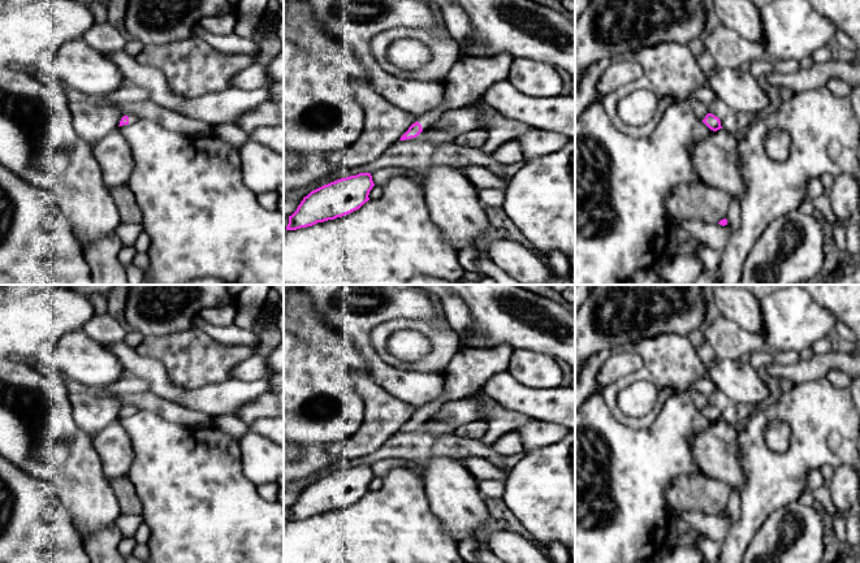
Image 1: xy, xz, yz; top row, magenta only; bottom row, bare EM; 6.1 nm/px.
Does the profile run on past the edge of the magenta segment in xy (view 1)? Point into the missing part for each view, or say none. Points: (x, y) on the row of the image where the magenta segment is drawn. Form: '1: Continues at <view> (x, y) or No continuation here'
1: Continues at xy (133, 118)

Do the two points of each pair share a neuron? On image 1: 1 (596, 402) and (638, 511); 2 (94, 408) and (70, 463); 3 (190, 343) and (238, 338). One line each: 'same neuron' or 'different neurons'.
1: same neuron
2: different neurons
3: different neurons

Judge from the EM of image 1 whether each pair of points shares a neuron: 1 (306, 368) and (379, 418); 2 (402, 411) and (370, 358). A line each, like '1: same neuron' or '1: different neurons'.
1: different neurons
2: different neurons

